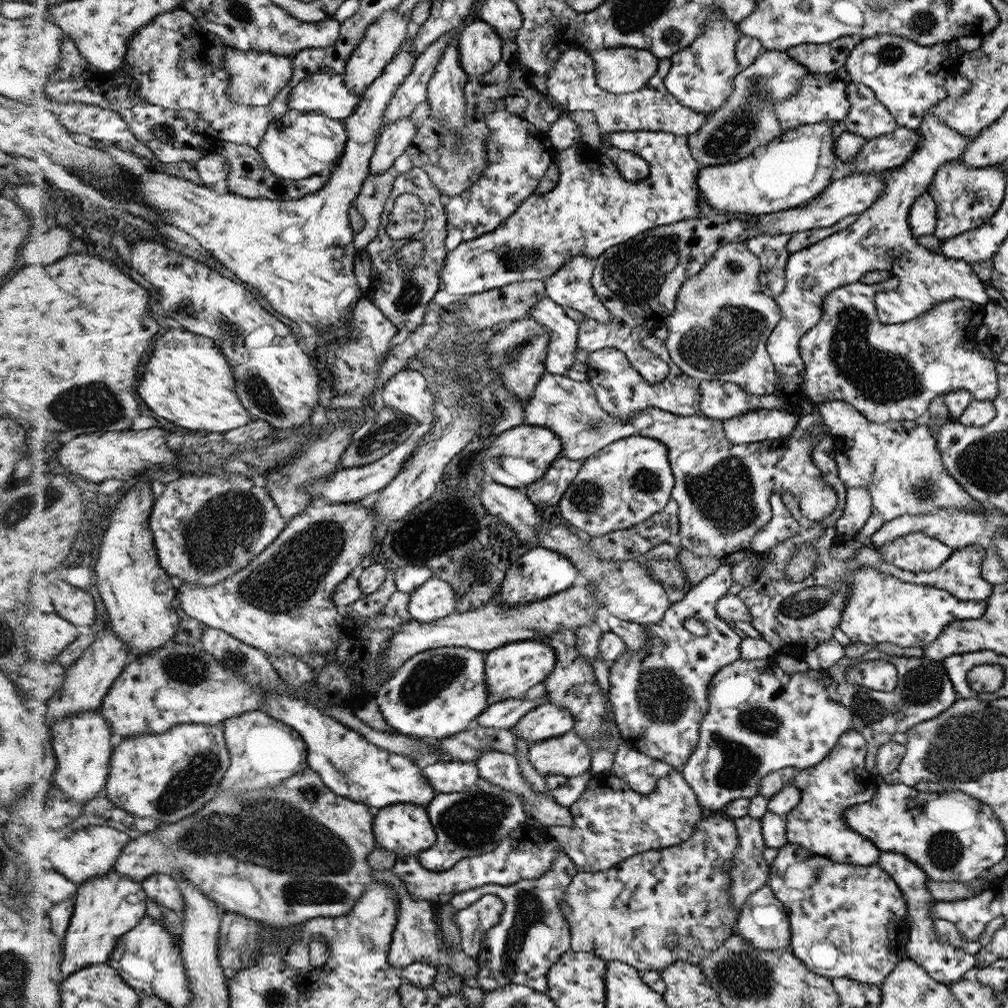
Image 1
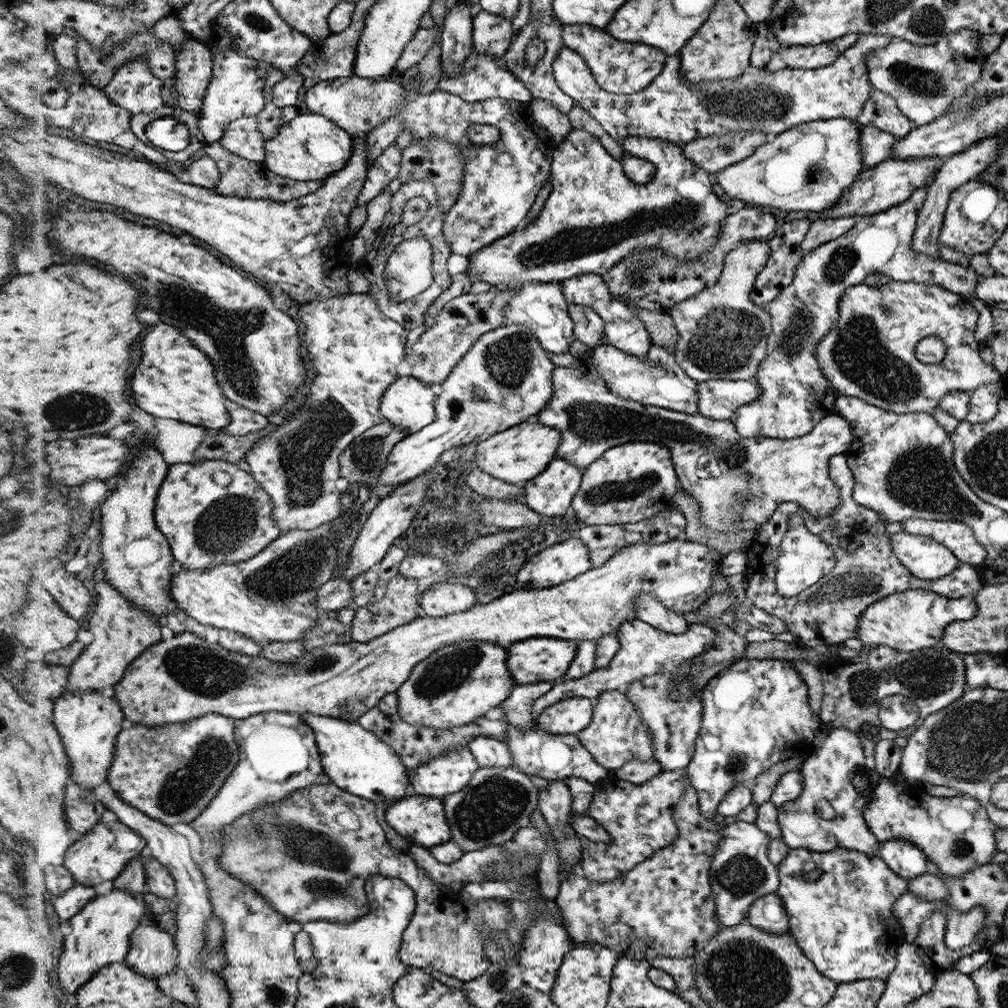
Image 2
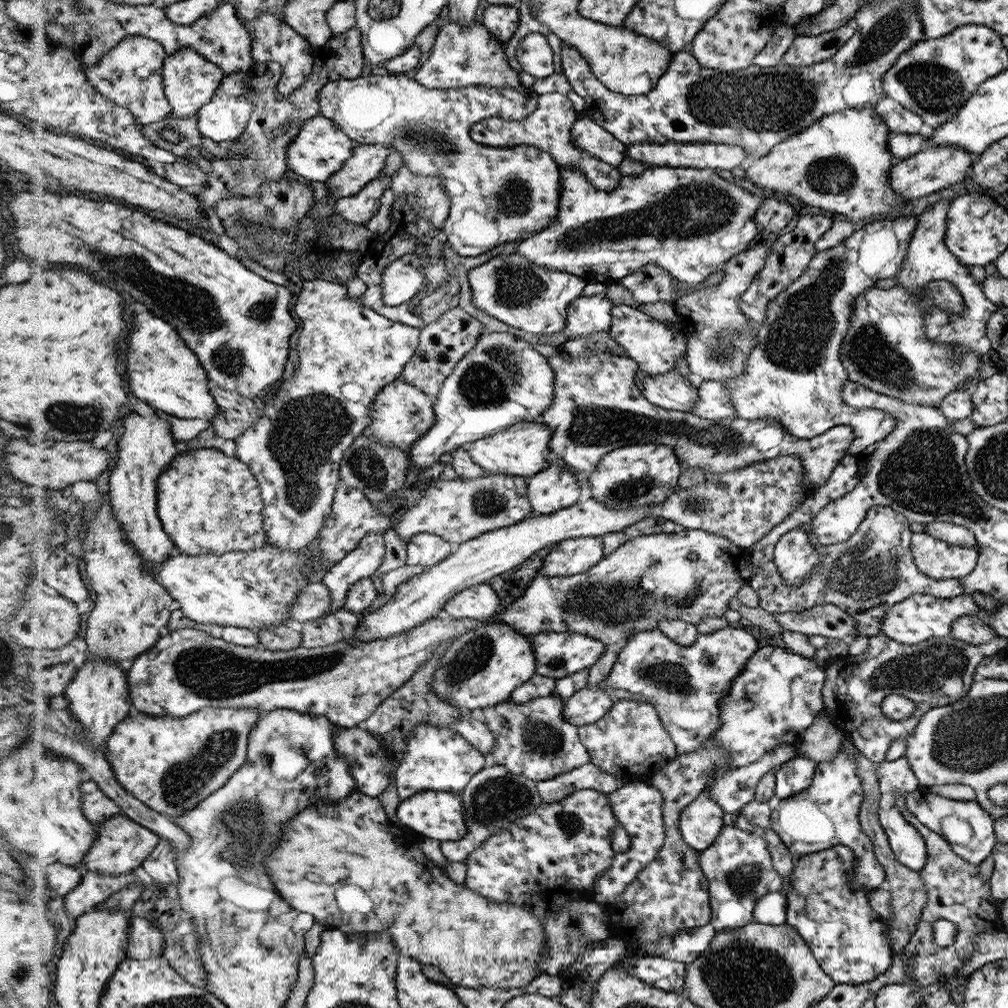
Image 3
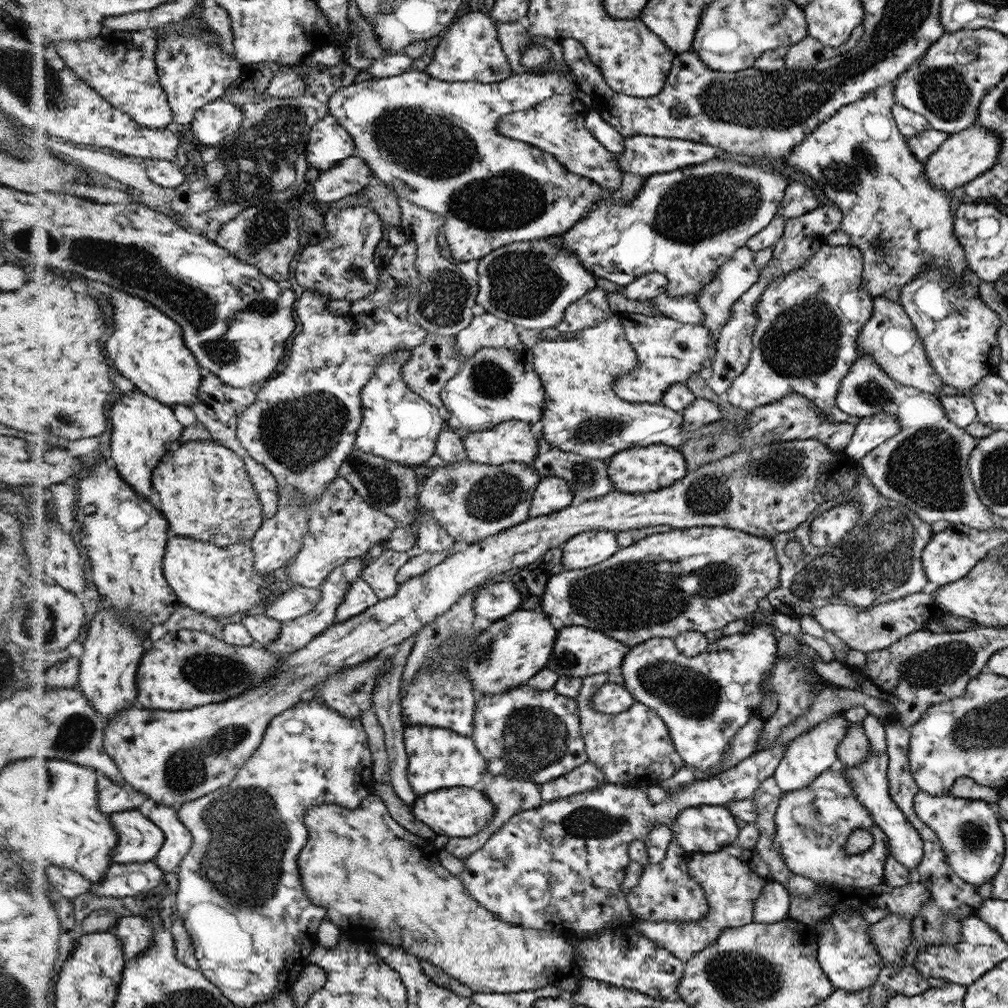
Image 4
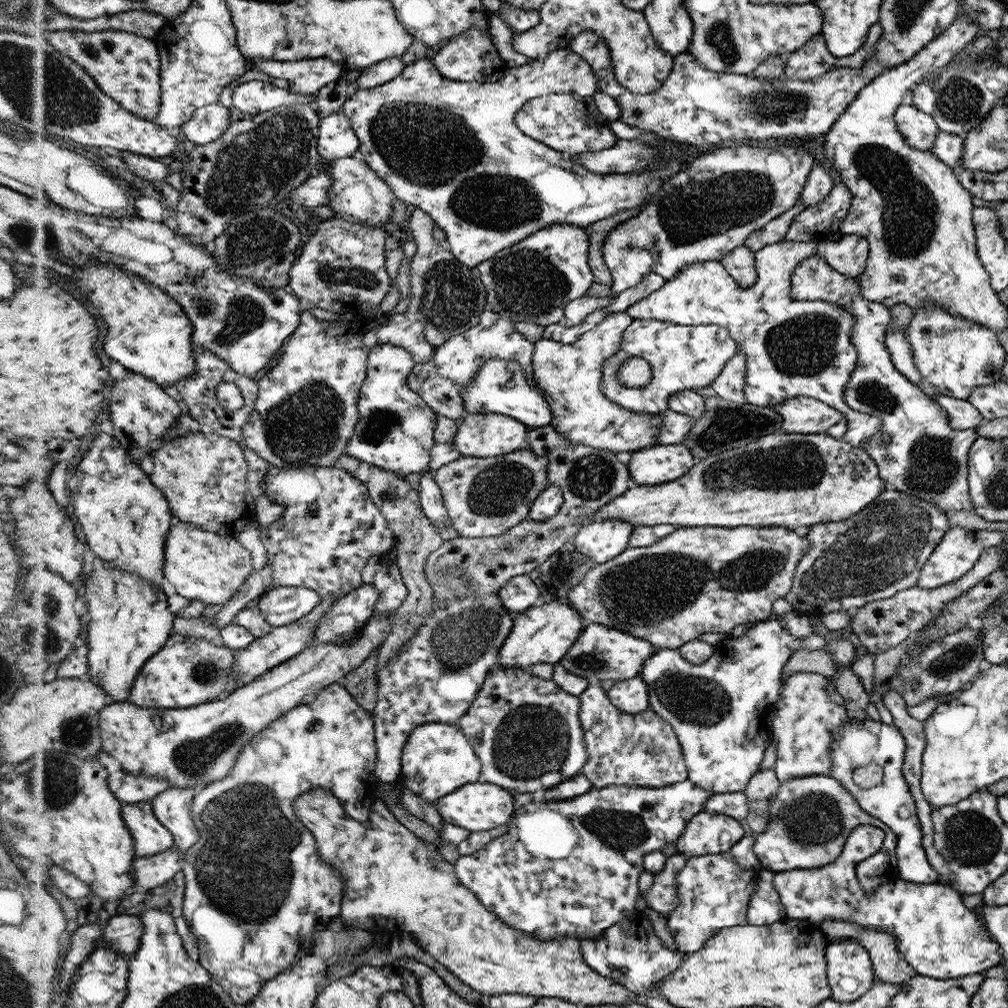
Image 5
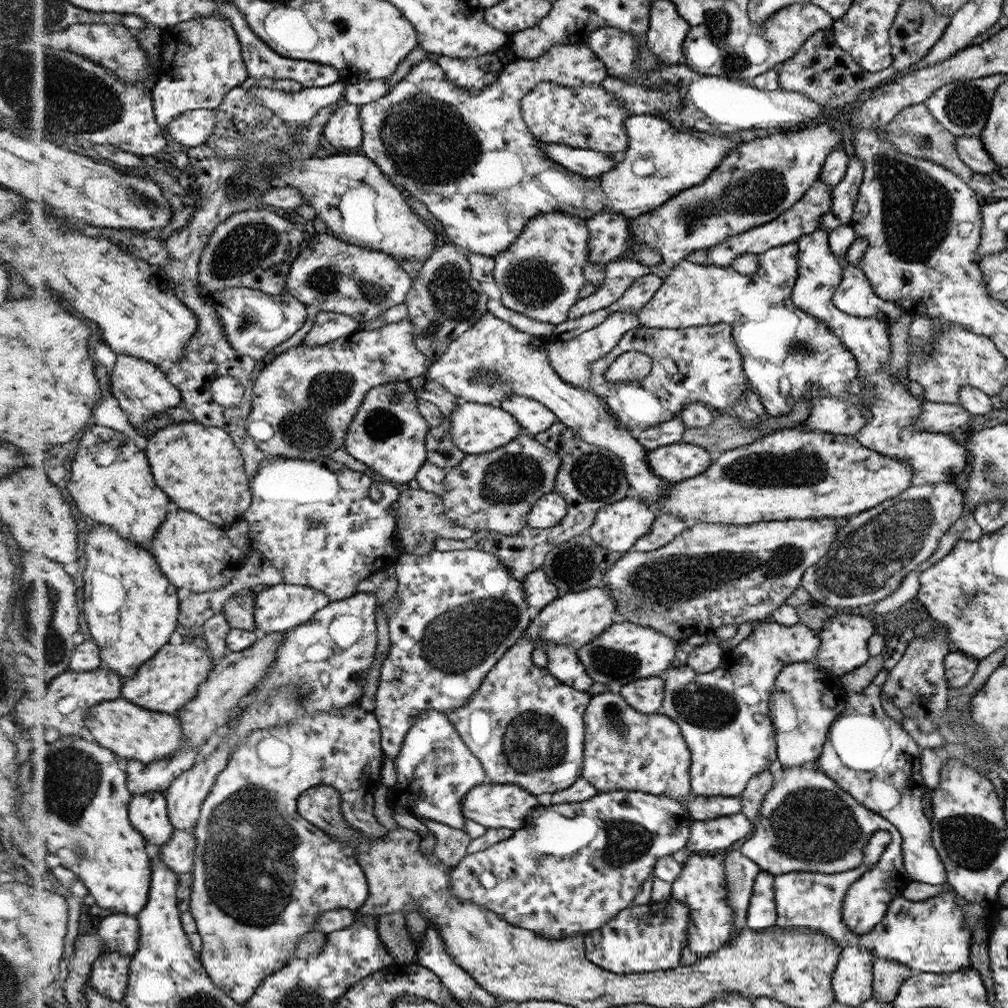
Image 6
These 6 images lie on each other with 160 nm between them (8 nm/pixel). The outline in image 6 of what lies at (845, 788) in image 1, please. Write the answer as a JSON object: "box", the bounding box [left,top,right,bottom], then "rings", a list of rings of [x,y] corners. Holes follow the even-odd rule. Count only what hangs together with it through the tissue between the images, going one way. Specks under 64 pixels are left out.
{"box":[739,765,905,876],"rings":[[[811,765],[781,770],[778,782],[766,794],[762,803],[761,814],[754,822],[754,835],[746,840],[739,848],[742,854],[750,857],[761,871],[778,876],[780,874],[798,872],[818,872],[820,874],[840,874],[857,869],[862,864],[865,844],[877,830],[886,829],[892,837],[897,836],[898,868],[905,868],[903,862],[903,848],[901,847],[900,831],[895,825],[877,812],[862,806],[848,791],[842,790],[837,782],[830,779],[822,771]]]}

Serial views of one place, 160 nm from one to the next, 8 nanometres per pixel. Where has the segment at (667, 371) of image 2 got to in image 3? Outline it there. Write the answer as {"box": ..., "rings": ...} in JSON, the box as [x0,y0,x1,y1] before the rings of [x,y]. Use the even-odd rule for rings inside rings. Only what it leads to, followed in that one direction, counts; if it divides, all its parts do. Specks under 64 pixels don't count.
{"box":[635,369,697,412],"rings":[[[640,369],[635,374],[637,388],[650,403],[666,410],[692,412],[697,405],[697,383],[675,369],[664,374],[645,375]]]}

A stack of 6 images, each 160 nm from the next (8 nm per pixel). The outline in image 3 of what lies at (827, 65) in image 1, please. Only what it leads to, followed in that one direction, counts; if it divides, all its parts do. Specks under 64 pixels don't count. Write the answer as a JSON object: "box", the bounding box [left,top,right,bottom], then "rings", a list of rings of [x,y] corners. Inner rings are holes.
{"box":[782,22,857,66],"rings":[[[850,22],[841,28],[824,32],[820,36],[797,35],[784,54],[782,63],[790,66],[810,66],[838,55],[850,37],[857,33],[857,26]]]}

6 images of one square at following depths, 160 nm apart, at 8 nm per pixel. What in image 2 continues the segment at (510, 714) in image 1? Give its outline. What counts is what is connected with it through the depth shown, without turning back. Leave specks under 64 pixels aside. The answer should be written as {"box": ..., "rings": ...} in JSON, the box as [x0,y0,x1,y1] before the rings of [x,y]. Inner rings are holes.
{"box":[530,619,717,717],"rings":[[[640,619],[626,620],[620,626],[620,630],[616,632],[616,637],[621,643],[621,649],[618,650],[608,666],[595,668],[590,674],[574,680],[556,681],[546,694],[533,702],[530,713],[535,717],[544,709],[548,709],[549,706],[556,705],[557,702],[573,696],[598,700],[606,692],[624,691],[632,681],[637,681],[642,677],[657,676],[660,673],[686,676],[685,672],[689,669],[689,664],[706,649],[713,647],[713,640],[716,635],[717,632],[712,627],[702,623],[689,623],[686,632],[672,634],[660,630],[658,627],[650,626],[650,623],[642,622]]]}

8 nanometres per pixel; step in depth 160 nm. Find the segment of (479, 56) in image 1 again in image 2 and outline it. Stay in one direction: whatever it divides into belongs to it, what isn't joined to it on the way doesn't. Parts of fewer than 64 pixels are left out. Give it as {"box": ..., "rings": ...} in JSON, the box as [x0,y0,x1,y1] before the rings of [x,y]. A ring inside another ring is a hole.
{"box":[473,10,515,59],"rings":[[[485,10],[480,11],[473,17],[473,52],[492,55],[496,59],[506,55],[515,35],[511,21]]]}

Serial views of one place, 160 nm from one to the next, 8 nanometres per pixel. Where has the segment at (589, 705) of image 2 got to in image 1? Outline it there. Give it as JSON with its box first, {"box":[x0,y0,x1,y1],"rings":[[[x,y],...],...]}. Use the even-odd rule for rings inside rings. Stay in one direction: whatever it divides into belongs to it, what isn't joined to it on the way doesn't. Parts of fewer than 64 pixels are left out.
{"box":[510,702,573,744],"rings":[[[546,702],[522,716],[510,730],[516,738],[532,744],[573,732],[573,726],[573,714],[565,706]]]}

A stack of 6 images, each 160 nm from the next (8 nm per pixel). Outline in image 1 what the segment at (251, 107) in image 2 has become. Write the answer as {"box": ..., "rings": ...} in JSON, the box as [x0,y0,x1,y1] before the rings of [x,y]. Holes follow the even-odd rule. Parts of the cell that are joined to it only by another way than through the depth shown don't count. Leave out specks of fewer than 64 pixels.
{"box":[225,46,294,106],"rings":[[[228,46],[226,58],[225,65],[232,75],[229,93],[237,103],[250,106],[271,105],[293,78],[294,56],[276,56]]]}

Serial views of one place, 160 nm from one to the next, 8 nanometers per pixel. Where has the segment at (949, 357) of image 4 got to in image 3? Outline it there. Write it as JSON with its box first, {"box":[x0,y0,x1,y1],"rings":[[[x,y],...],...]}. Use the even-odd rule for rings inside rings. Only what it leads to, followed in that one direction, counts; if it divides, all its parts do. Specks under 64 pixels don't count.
{"box":[896,194,998,355],"rings":[[[950,194],[947,200],[939,197],[937,200],[934,198],[931,208],[923,210],[923,213],[919,216],[916,232],[913,233],[913,238],[909,242],[909,251],[904,266],[902,266],[902,271],[897,274],[896,280],[898,285],[910,290],[910,294],[916,296],[916,298],[924,296],[924,286],[928,286],[930,282],[949,281],[965,299],[965,310],[956,315],[937,306],[925,306],[922,316],[924,316],[924,330],[928,342],[946,342],[950,346],[958,343],[968,347],[977,355],[989,354],[992,352],[992,343],[986,335],[986,330],[990,318],[993,317],[994,313],[997,313],[998,306],[986,298],[985,292],[971,276],[968,268],[945,245],[944,238],[948,232],[947,213],[953,196],[953,194]]]}

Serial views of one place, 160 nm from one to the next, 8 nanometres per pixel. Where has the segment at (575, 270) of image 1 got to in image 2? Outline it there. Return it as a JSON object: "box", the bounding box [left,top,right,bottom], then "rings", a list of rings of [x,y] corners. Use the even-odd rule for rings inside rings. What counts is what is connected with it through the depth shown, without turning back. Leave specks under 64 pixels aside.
{"box":[560,273,652,357],"rings":[[[582,273],[578,277],[560,281],[560,285],[562,285],[564,294],[566,294],[566,302],[570,305],[583,304],[584,306],[589,306],[604,320],[608,345],[618,347],[620,350],[626,351],[626,354],[634,356],[643,357],[648,354],[649,346],[652,345],[652,342],[644,324],[629,309],[628,305],[621,303],[616,298],[609,297],[608,285],[602,281],[601,276],[596,273]]]}

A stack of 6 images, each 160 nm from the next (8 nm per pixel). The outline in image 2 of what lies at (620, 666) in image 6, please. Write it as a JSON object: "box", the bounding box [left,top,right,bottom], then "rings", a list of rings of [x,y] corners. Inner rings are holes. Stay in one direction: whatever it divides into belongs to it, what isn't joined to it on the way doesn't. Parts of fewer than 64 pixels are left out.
{"box":[507,637,578,685],"rings":[[[538,637],[515,642],[507,648],[507,665],[513,681],[516,685],[559,681],[577,656],[577,646],[578,641],[562,638]]]}

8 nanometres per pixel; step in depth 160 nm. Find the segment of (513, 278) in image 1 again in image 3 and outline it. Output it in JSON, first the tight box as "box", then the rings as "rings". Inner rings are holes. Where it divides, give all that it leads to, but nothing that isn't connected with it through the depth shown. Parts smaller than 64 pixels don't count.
{"box":[516,115,762,303],"rings":[[[591,115],[577,120],[572,128],[573,144],[598,160],[618,167],[621,161],[622,143],[610,134]],[[667,166],[646,168],[635,177],[622,176],[614,190],[603,191],[594,186],[594,182],[586,175],[570,167],[562,167],[561,205],[556,220],[539,233],[517,243],[516,253],[538,267],[603,282],[619,282],[646,265],[657,264],[668,270],[682,286],[682,293],[672,297],[672,303],[675,303],[687,294],[694,293],[696,286],[706,282],[710,274],[724,270],[726,262],[734,255],[748,249],[748,244],[760,231],[753,216],[762,201],[762,197],[750,193],[746,186],[723,180],[710,169]]]}

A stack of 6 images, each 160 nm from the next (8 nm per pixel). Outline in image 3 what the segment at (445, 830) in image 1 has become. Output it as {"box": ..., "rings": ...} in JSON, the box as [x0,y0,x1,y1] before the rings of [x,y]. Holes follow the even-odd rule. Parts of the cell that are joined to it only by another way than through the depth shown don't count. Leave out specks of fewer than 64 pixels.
{"box":[441,762,543,862],"rings":[[[490,762],[484,770],[474,774],[473,780],[460,793],[466,806],[468,834],[460,840],[441,843],[442,854],[452,862],[465,862],[488,838],[510,828],[514,821],[530,815],[543,804],[536,781],[520,774],[510,774],[506,767]]]}

